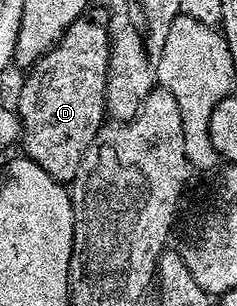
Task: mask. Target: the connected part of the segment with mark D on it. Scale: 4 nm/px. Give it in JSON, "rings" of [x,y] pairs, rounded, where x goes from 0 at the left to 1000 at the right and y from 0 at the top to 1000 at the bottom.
{"rings":[[[342,56],[308,69],[308,82],[249,124],[245,141],[143,209],[139,225],[110,235],[114,261],[80,297],[72,373],[93,503],[156,539],[173,539],[173,552],[190,552],[207,578],[270,605],[295,601],[300,582],[342,539],[342,513],[359,513],[376,474],[401,458],[405,435],[443,402],[435,320],[460,239],[468,127],[451,114],[447,72],[418,65],[414,75],[401,62],[367,59]]]}

